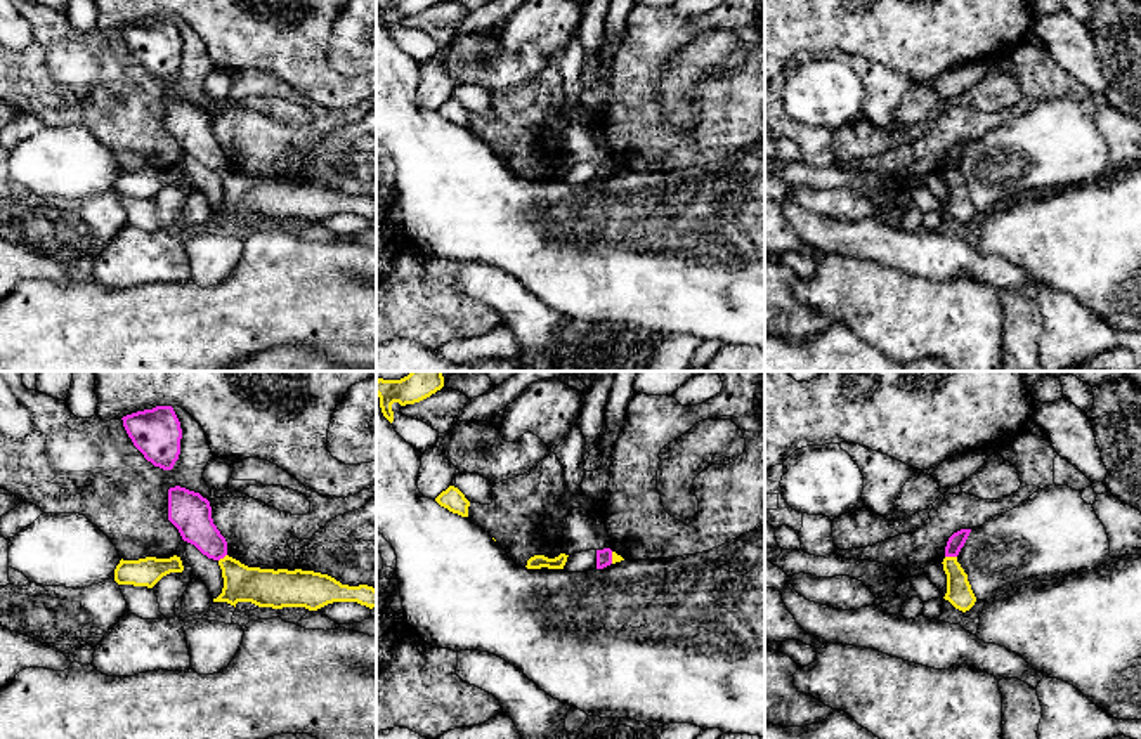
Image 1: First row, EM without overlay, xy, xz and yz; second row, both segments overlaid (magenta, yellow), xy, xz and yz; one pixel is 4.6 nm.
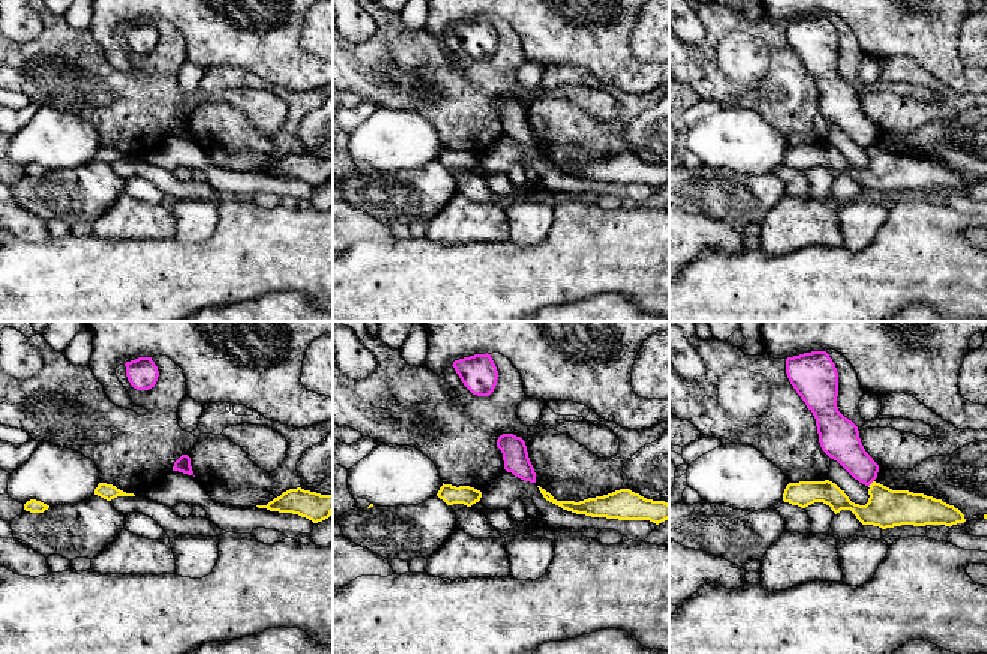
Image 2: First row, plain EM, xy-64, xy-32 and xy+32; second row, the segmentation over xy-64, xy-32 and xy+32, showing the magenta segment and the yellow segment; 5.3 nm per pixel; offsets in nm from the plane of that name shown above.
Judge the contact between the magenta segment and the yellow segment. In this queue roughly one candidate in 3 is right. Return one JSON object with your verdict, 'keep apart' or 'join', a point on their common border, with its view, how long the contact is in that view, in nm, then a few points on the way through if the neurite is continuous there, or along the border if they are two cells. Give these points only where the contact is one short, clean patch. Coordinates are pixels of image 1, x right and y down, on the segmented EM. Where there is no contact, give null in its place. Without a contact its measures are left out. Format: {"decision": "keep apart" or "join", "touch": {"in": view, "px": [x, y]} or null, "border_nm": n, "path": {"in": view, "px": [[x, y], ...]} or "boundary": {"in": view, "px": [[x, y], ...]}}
{"decision": "keep apart", "touch": {"in": "yz", "px": [951, 555]}, "border_nm": 60, "boundary": {"in": "yz", "px": [[945, 555], [956, 557]]}}

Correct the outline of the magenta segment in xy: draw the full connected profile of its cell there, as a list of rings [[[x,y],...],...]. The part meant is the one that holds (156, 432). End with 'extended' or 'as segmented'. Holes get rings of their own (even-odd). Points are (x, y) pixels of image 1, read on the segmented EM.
[[[156,406],[121,418],[134,446],[147,461],[172,470],[180,455],[182,428],[172,406]]]; as segmented

